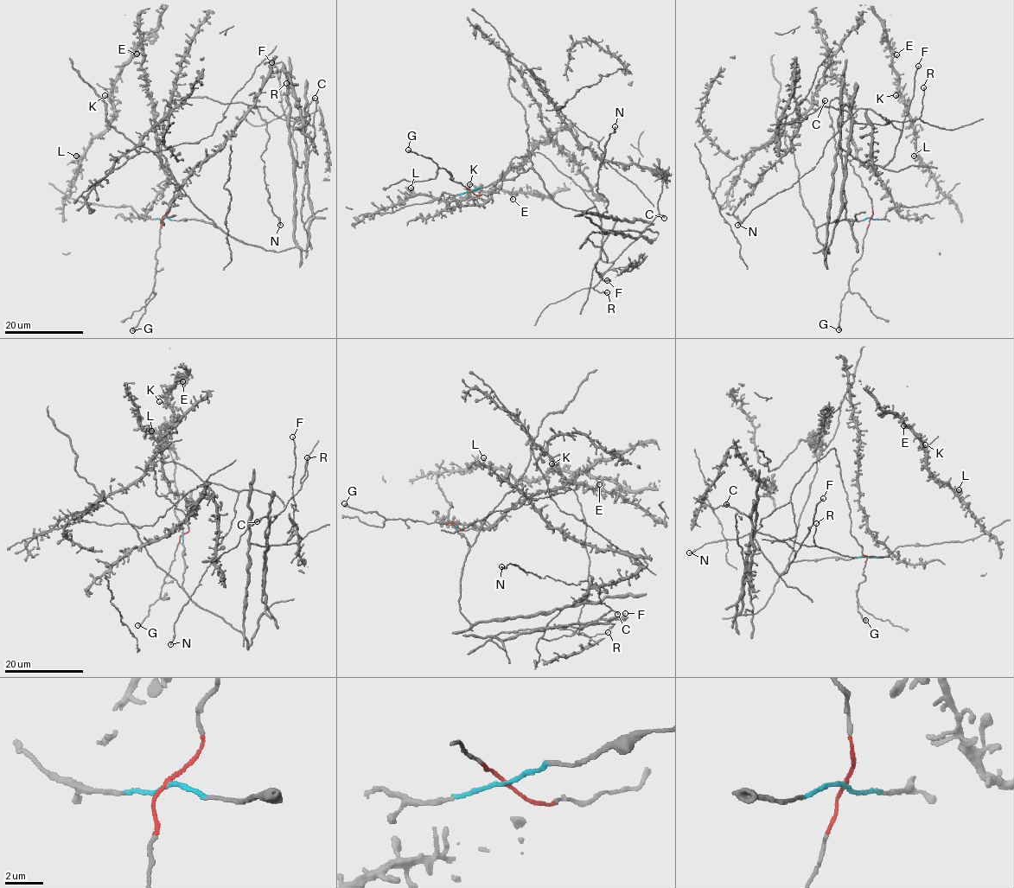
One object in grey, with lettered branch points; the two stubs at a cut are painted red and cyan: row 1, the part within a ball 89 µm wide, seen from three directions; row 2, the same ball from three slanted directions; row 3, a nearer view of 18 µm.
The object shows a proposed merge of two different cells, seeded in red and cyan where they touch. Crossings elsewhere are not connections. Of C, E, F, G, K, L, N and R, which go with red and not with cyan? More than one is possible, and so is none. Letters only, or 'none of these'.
C, G, N, R

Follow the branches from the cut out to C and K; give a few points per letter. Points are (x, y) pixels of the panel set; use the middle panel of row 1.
C: (470, 191), (499, 191), (512, 159), (540, 153), (594, 204), (604, 262), (613, 262), (656, 216), (664, 218)
K: (470, 191), (444, 192), (436, 200), (391, 213), (375, 212), (417, 194), (459, 201), (468, 195), (468, 183)

